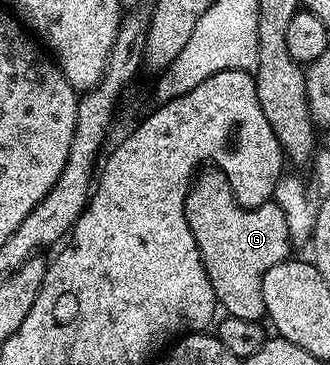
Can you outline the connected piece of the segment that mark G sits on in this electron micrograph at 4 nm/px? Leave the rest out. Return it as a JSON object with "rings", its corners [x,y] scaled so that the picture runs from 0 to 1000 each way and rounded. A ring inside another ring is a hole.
{"rings":[[[624,455],[591,479],[582,512],[564,532],[564,605],[582,630],[582,652],[594,652],[618,740],[642,773],[648,816],[670,852],[688,866],[791,879],[806,866],[794,803],[800,751],[812,751],[824,729],[858,723],[882,699],[885,660],[873,641],[873,597],[861,597],[861,575],[848,575],[848,564],[827,553],[779,564],[724,559],[673,463]]]}

